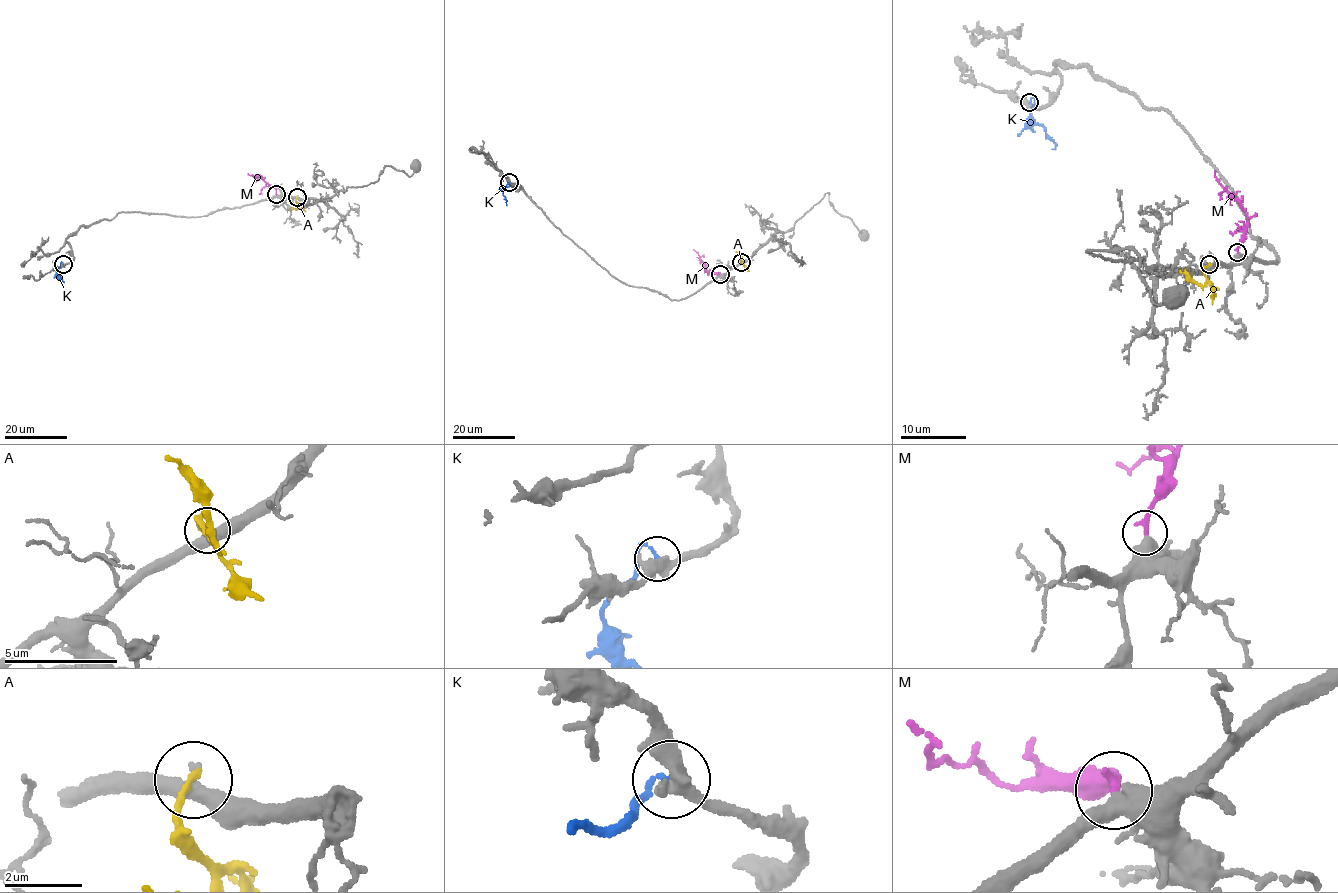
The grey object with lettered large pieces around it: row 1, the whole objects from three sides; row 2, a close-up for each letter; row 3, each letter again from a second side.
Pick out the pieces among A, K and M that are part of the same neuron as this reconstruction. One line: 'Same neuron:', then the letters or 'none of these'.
Same neuron: M

